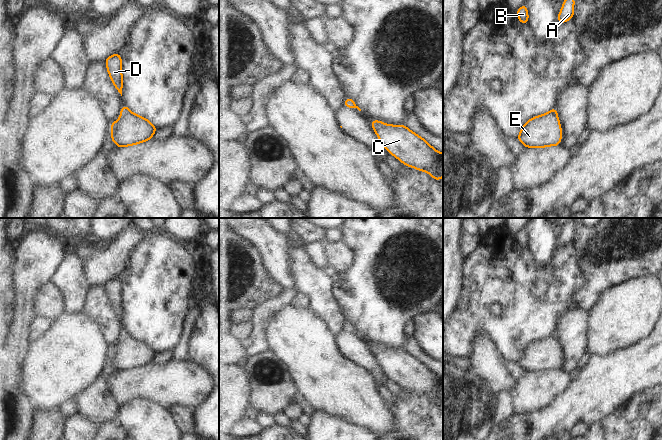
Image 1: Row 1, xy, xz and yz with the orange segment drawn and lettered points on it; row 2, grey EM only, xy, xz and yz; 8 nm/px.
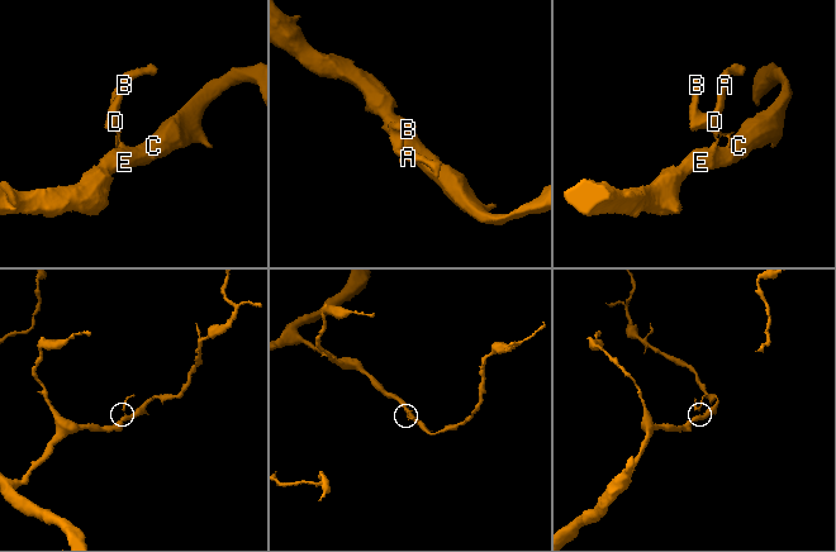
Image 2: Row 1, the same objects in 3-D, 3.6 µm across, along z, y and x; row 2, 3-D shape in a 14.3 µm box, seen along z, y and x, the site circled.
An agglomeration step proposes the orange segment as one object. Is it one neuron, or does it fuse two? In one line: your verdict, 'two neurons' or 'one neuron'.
two neurons

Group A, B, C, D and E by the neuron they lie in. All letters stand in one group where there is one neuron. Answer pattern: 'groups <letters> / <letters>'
groups A B D / C E

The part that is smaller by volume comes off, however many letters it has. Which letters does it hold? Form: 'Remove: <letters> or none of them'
Remove: A, B, D.

